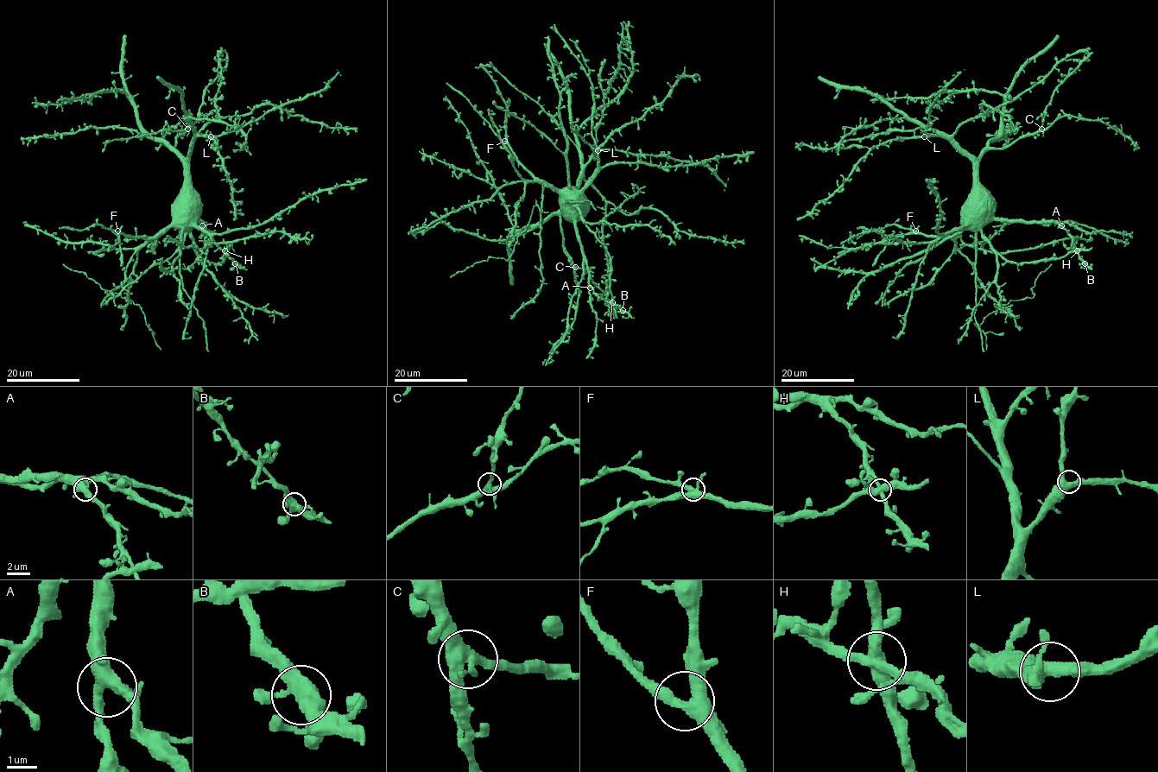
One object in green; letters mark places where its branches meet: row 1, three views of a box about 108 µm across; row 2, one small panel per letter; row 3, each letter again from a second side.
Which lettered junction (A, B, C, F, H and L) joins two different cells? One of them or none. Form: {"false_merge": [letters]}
{"false_merge": []}

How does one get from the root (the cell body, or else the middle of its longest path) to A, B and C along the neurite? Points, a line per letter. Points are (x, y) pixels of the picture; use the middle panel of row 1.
A: (573, 203), (575, 230), (590, 287)
B: (573, 203), (573, 219), (588, 272), (588, 284), (598, 297), (616, 304), (623, 310)
C: (573, 203), (560, 215), (560, 230), (566, 256), (575, 267)

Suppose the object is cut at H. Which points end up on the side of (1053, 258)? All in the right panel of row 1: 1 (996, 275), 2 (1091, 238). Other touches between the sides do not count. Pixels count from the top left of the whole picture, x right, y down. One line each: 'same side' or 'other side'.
1: other side
2: other side

